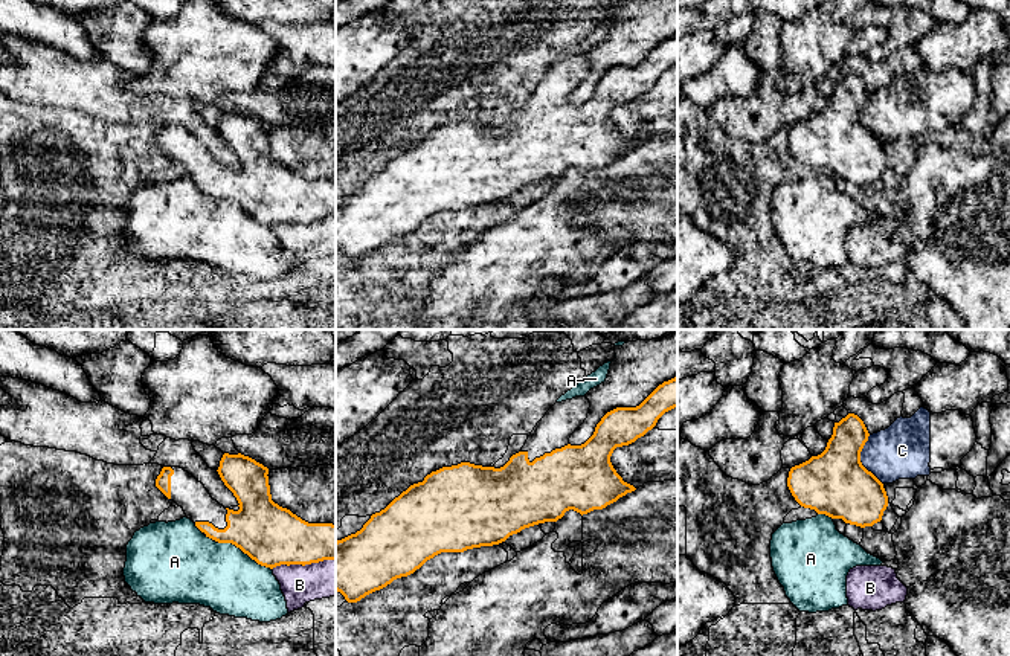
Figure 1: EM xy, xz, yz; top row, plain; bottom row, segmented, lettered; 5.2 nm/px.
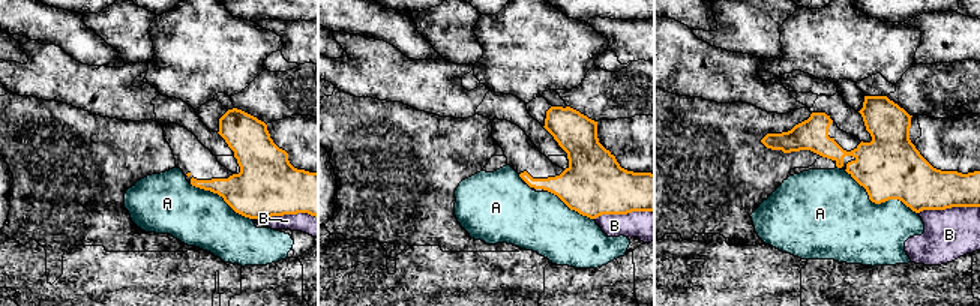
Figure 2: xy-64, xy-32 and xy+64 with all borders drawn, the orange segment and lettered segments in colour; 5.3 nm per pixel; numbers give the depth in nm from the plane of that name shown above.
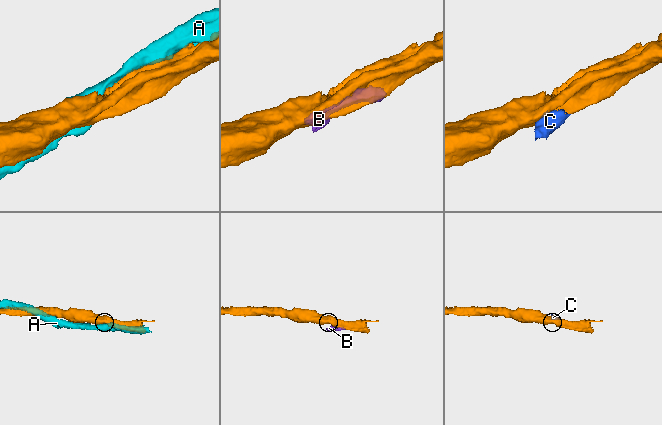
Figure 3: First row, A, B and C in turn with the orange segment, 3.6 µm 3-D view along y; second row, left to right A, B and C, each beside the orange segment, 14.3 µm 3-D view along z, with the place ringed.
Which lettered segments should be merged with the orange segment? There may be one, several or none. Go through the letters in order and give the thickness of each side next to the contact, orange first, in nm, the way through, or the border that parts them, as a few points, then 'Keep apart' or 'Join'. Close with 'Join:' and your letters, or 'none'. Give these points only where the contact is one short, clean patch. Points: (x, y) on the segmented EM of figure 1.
A: Thickness 320 nm (orange) against 360 nm. Keep apart
B: Thickness 320 nm (orange) against 200 nm. Keep apart
C: Thickness 340 nm (orange) against 280 nm. Keep apart
Join: none

